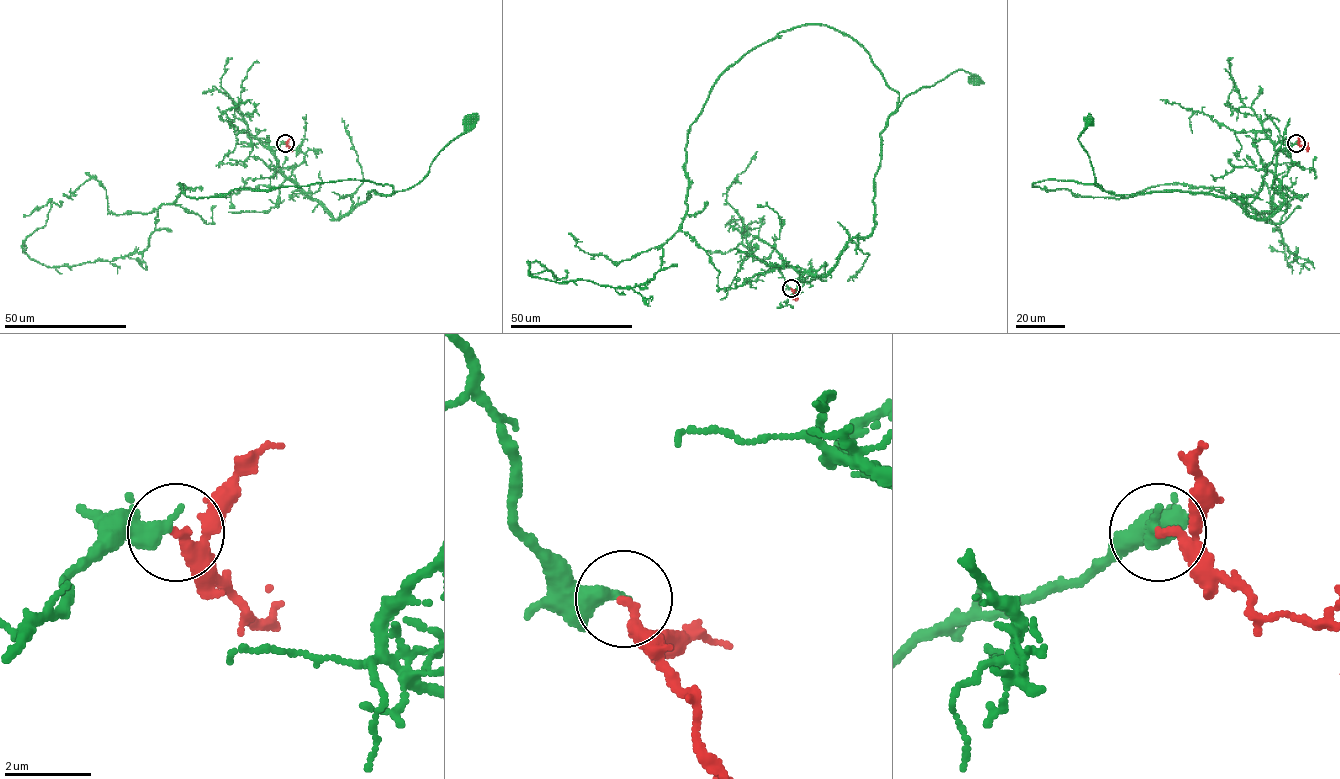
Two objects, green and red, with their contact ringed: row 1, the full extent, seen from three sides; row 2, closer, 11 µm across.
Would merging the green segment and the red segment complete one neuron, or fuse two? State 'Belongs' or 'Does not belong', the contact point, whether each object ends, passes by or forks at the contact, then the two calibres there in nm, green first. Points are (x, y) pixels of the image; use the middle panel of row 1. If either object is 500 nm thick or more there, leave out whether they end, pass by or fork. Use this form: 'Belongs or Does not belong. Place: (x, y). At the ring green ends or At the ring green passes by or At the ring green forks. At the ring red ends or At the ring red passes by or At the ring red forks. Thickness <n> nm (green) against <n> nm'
Does not belong. Place: (791, 288). At the ring green ends. At the ring red ends. Thickness 440 nm (green) against 240 nm

